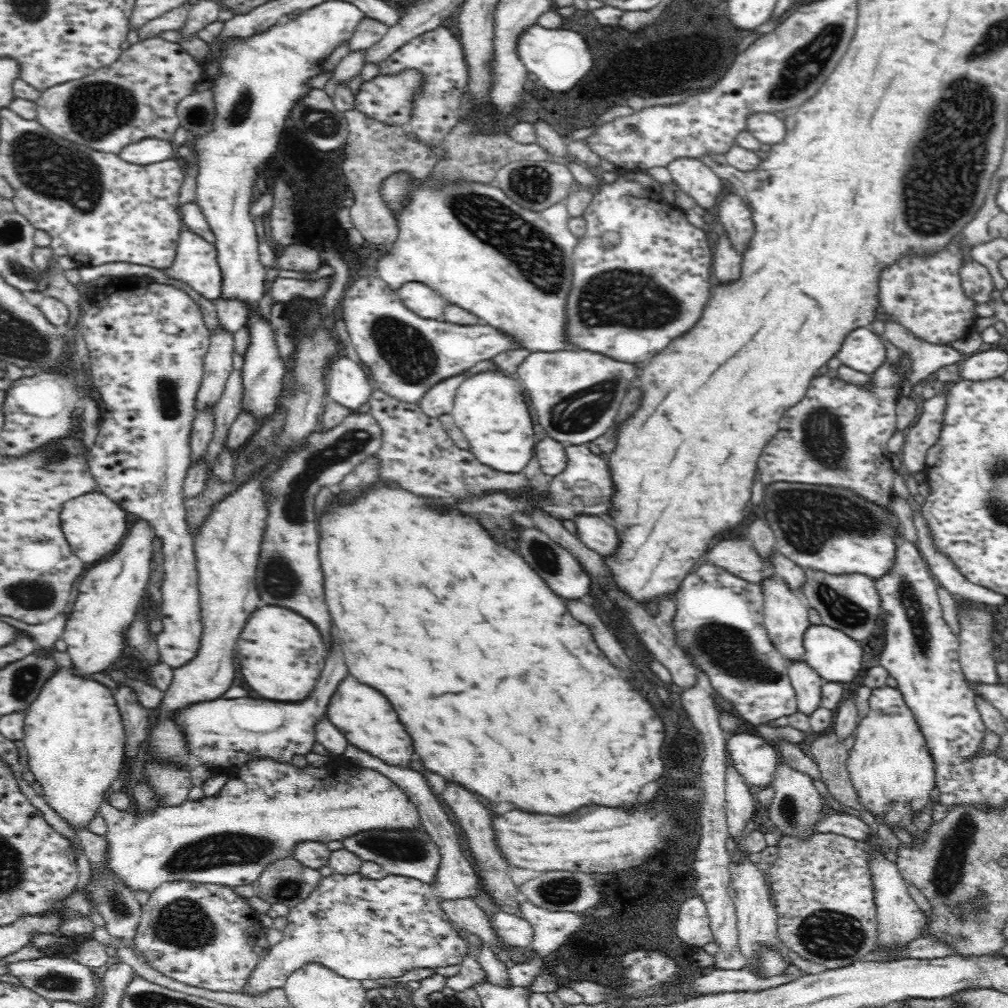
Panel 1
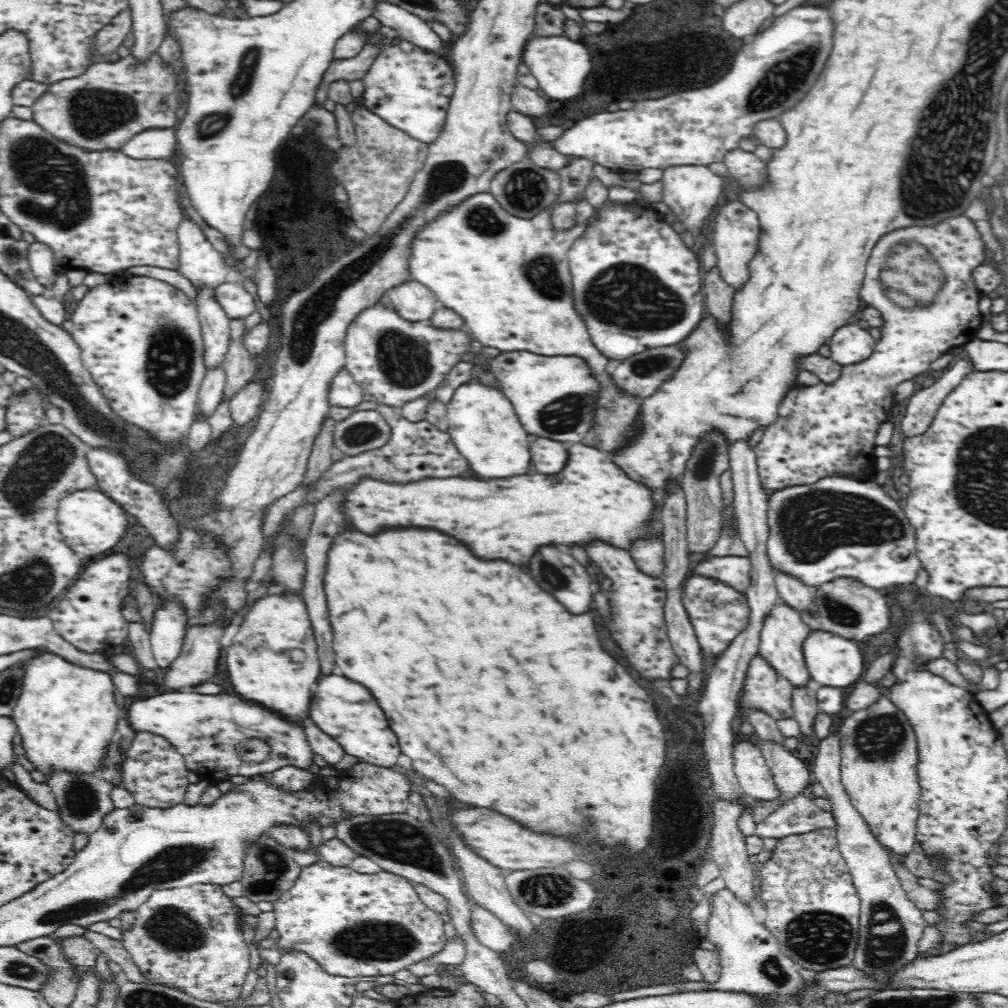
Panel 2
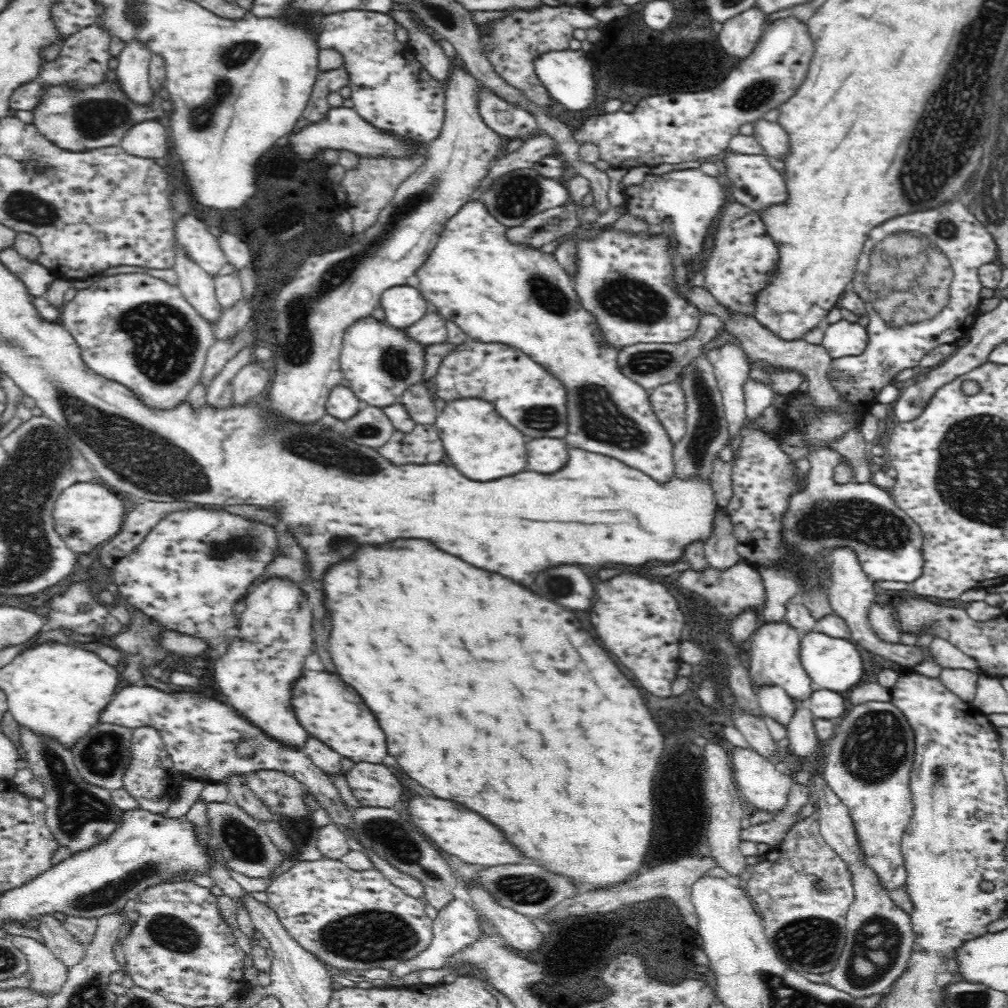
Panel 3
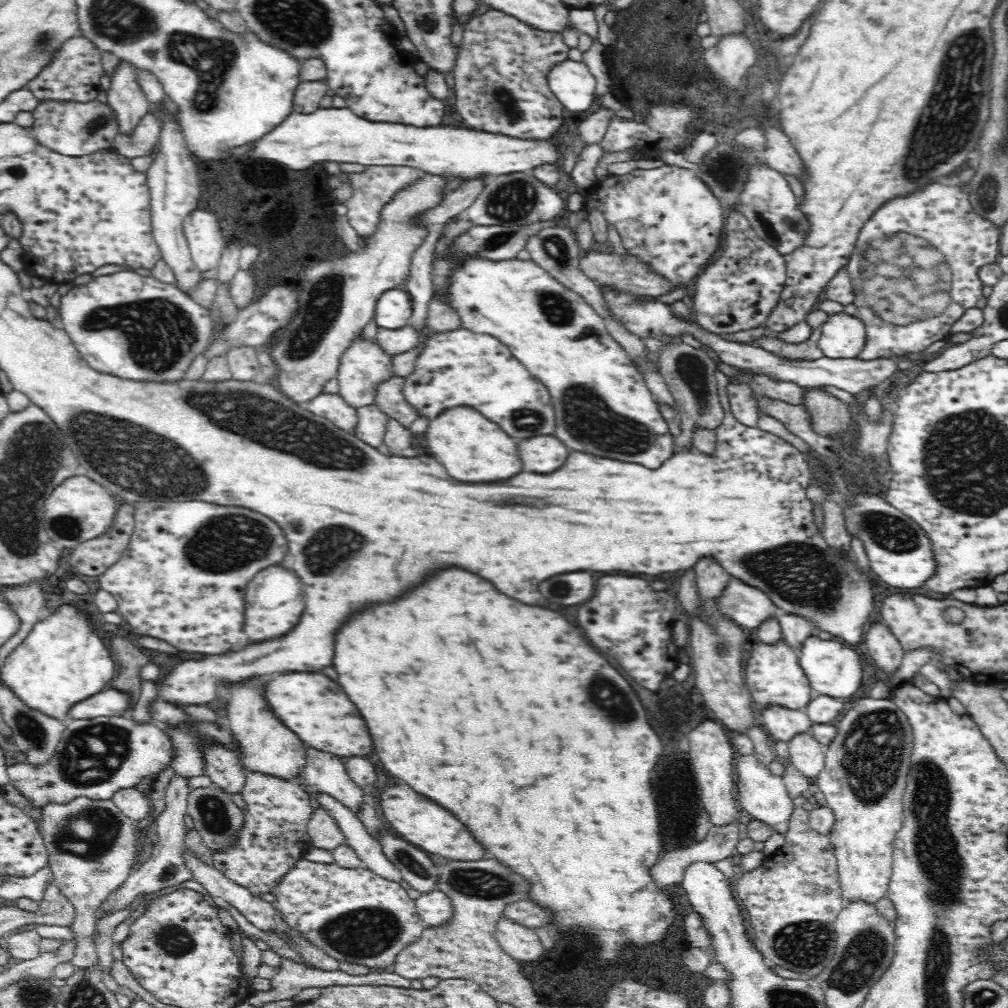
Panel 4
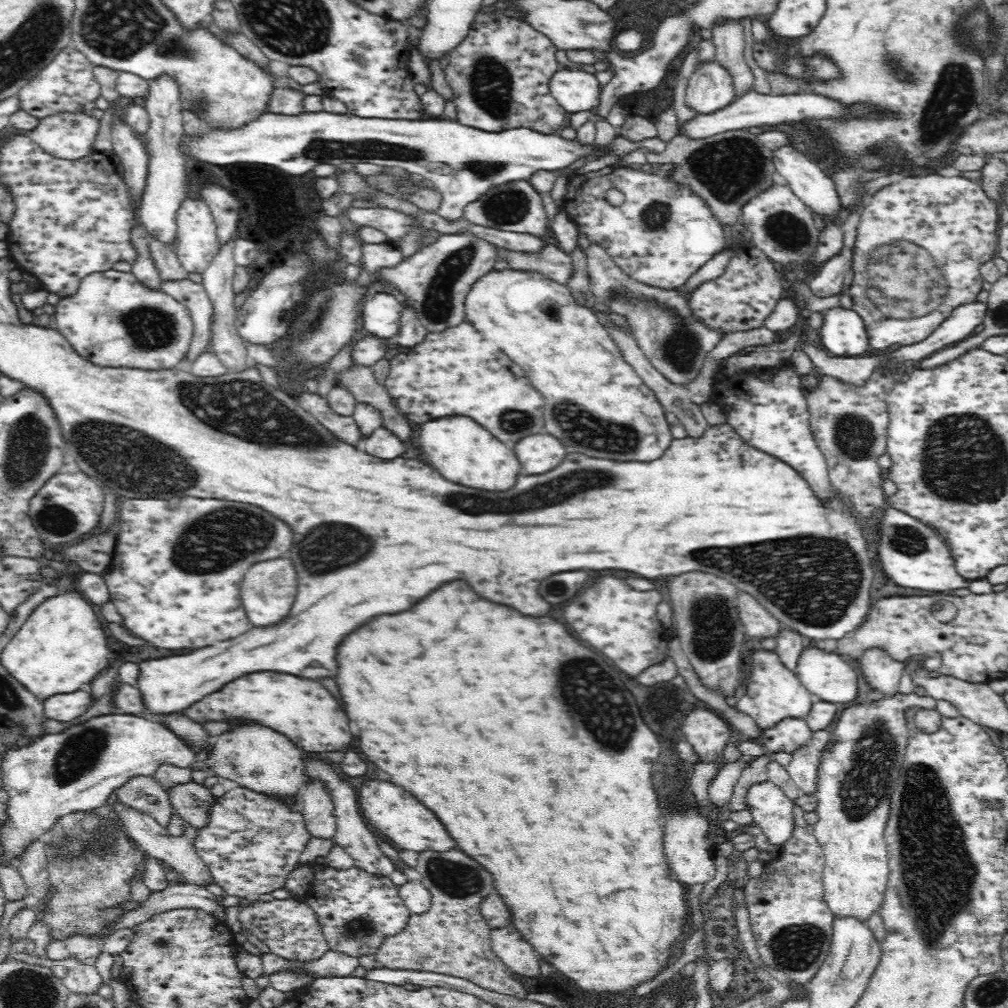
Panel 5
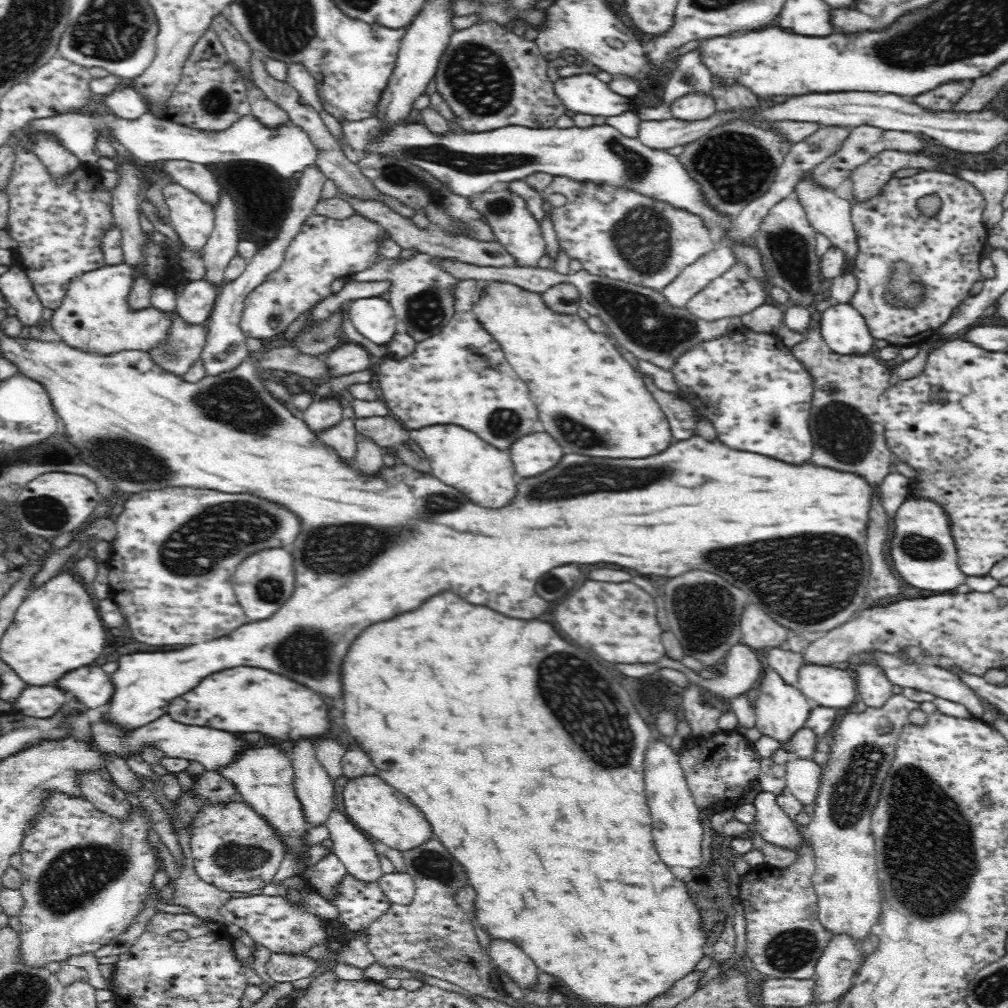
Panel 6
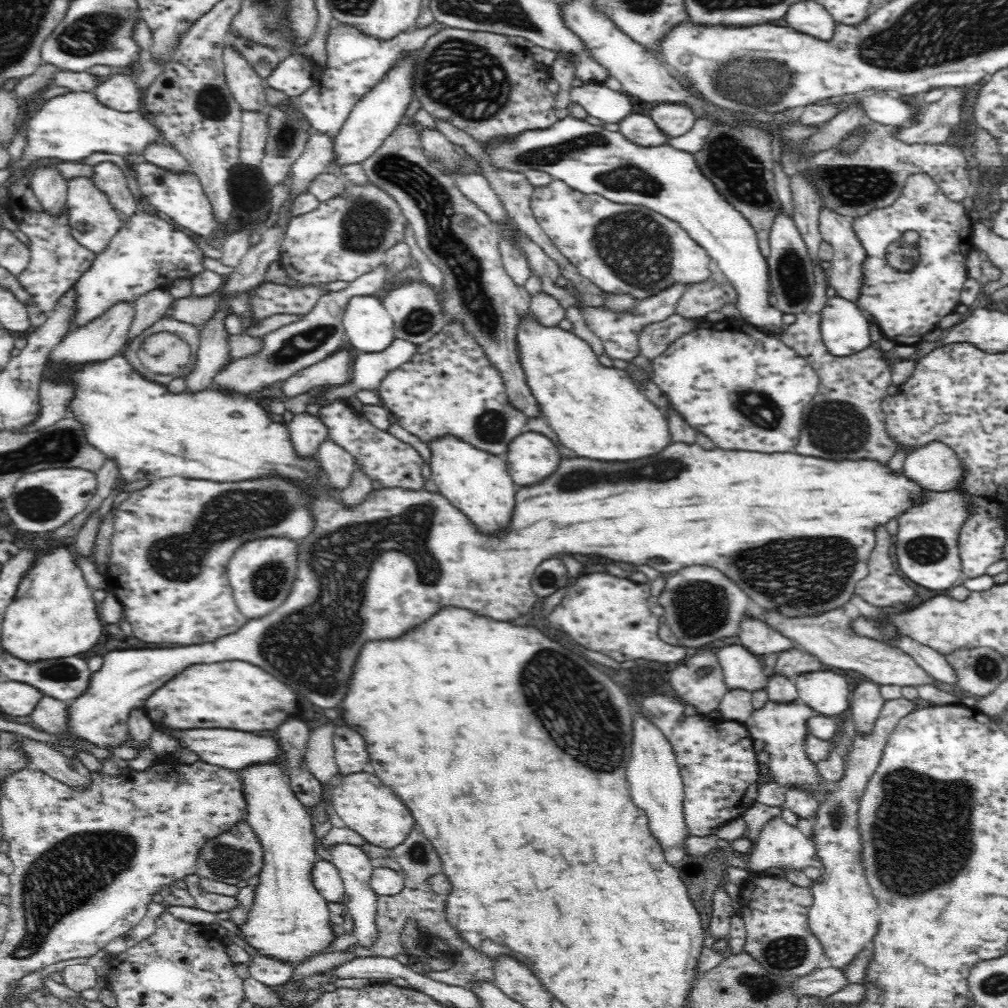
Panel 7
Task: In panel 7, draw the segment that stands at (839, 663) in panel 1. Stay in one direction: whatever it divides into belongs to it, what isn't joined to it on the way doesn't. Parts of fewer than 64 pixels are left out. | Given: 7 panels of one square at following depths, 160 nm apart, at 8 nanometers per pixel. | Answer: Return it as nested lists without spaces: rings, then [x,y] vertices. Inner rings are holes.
[[[804,672],[796,675],[793,682],[797,688],[798,700],[807,704],[815,714],[839,719],[839,715],[849,708],[848,680],[836,672]]]

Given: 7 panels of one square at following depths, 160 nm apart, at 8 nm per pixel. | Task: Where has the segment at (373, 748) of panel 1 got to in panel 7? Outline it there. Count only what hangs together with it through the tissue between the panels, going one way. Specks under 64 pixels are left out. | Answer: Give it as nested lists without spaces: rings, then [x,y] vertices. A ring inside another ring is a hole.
[[[230,660],[218,664],[196,664],[178,674],[172,682],[160,687],[160,690],[148,696],[145,702],[145,712],[154,725],[164,725],[174,731],[190,730],[190,728],[240,728],[242,732],[258,732],[258,730],[278,730],[278,726],[294,716],[298,710],[296,692],[288,690],[278,678],[256,668],[248,662]]]

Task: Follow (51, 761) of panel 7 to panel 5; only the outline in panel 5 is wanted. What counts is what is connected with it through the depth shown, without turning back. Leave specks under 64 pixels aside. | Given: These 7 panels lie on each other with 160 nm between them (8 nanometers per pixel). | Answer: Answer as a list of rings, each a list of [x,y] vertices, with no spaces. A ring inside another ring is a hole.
[[[117,803],[114,810],[116,810],[120,818],[122,818],[128,834],[136,840],[137,844],[140,844],[141,849],[154,858],[166,861],[181,875],[181,878],[183,878],[186,883],[196,884],[206,888],[211,884],[217,884],[210,869],[207,868],[205,862],[200,858],[200,855],[198,855],[198,850],[194,847],[198,830],[190,826],[189,823],[187,829],[181,836],[174,836],[168,833],[166,826],[162,826],[150,815],[140,813],[140,811],[136,809],[130,809],[130,807],[122,805],[122,803]]]

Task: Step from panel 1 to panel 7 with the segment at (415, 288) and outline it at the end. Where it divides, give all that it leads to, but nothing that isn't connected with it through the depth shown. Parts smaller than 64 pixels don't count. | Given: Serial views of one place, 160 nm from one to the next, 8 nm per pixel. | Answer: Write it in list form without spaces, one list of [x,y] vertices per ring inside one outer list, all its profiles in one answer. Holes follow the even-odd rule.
[[[354,296],[342,315],[350,344],[362,352],[382,352],[395,340],[393,318],[374,296]]]

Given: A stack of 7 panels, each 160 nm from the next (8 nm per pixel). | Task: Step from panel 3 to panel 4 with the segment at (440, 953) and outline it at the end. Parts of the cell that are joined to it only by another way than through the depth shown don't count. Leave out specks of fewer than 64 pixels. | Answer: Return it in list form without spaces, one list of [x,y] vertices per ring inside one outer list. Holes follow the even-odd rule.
[[[440,890],[421,894],[415,900],[416,910],[427,927],[444,927],[453,921],[451,898]]]

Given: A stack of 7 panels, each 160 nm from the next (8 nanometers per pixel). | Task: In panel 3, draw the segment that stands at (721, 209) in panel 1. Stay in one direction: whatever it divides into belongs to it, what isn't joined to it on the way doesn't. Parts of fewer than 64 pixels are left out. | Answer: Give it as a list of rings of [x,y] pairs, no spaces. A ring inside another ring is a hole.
[[[736,201],[726,205],[721,213],[714,248],[706,262],[704,287],[720,305],[733,312],[752,315],[755,297],[768,284],[768,273],[779,260],[778,248],[766,231],[758,211]]]

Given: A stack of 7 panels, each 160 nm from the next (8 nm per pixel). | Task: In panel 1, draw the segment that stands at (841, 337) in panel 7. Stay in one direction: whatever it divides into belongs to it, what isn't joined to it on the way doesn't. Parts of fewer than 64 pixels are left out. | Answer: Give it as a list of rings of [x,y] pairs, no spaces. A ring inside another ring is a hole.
[[[866,327],[849,333],[837,351],[843,366],[869,375],[886,364],[886,355],[884,338]]]

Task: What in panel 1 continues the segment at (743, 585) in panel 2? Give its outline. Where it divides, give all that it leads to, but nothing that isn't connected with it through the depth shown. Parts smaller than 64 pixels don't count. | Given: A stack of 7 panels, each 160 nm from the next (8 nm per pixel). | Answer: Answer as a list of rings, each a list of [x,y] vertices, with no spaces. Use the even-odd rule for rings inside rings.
[[[747,537],[719,541],[710,552],[704,554],[704,560],[725,568],[748,583],[761,583],[764,580],[766,560]]]

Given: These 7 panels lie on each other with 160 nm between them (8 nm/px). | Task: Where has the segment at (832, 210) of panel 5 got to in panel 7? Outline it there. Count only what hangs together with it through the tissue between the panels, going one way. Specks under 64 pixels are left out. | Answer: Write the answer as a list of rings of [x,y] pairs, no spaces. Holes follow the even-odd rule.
[[[822,206],[819,212],[819,232],[828,245],[833,248],[833,257],[829,258],[831,268],[825,271],[828,286],[832,286],[842,297],[850,302],[855,302],[860,297],[860,282],[862,280],[862,266],[866,259],[866,251],[853,230],[851,218],[843,214],[837,214],[831,208]]]

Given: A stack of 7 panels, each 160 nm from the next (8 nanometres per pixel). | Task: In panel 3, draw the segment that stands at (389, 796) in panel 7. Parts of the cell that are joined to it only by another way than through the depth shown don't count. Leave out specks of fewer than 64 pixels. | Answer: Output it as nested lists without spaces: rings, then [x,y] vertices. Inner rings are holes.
[[[416,796],[408,802],[408,812],[412,816],[412,823],[440,850],[462,858],[463,862],[487,867],[526,862],[520,860],[520,856],[516,856],[516,852],[512,852],[512,848],[508,848],[508,844],[504,844],[504,840],[500,840],[496,832],[492,832],[492,824],[488,824],[488,820],[480,820],[480,816],[452,804],[450,800]]]

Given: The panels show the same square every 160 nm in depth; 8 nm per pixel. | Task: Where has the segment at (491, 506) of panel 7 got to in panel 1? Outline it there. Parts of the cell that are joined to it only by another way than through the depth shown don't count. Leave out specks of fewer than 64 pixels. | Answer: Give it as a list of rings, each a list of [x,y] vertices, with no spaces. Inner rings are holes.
[[[489,370],[484,373],[468,377],[458,388],[451,416],[456,426],[465,434],[471,452],[486,466],[500,472],[522,472],[530,458],[534,448],[534,424],[532,424],[531,409],[523,395],[524,388],[521,387],[519,379],[515,376],[506,375],[503,370]]]

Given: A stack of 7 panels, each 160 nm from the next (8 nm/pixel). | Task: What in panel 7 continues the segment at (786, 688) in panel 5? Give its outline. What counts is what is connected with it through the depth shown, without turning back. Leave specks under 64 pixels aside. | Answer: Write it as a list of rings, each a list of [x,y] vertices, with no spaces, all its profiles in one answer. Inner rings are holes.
[[[768,700],[763,708],[752,713],[744,725],[754,741],[764,744],[765,752],[770,756],[768,769],[772,772],[773,783],[780,788],[808,790],[820,798],[825,789],[825,780],[805,752],[805,739],[809,734],[807,723],[814,715],[815,712],[799,700],[789,703]]]

